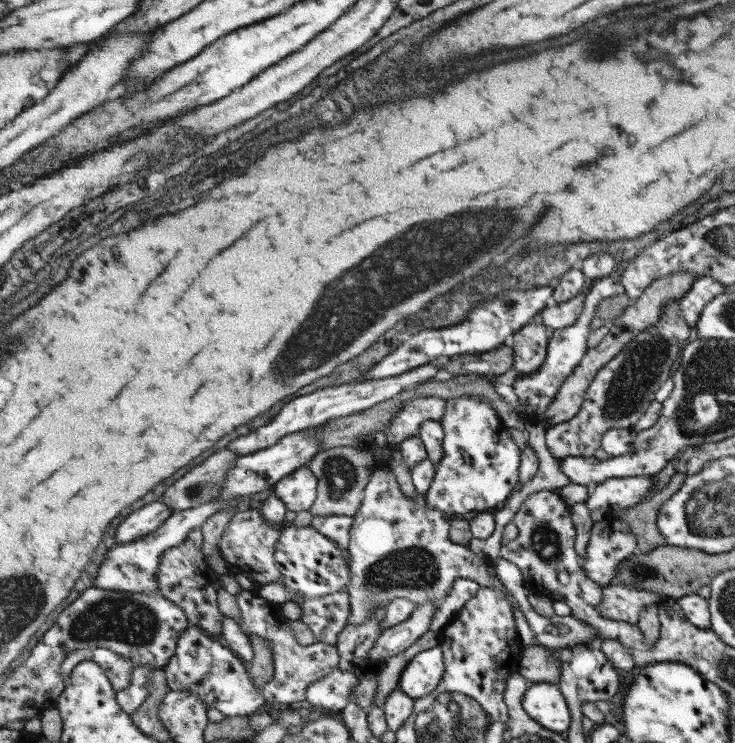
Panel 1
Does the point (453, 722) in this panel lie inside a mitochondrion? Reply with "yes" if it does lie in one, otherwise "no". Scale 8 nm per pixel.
yes

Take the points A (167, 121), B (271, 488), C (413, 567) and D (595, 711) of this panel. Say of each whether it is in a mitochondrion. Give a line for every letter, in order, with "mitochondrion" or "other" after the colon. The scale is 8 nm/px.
A: other
B: other
C: mitochondrion
D: other

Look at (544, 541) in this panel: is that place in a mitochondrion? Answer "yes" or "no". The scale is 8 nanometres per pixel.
yes

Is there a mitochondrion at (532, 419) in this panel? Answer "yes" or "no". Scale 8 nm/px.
no

